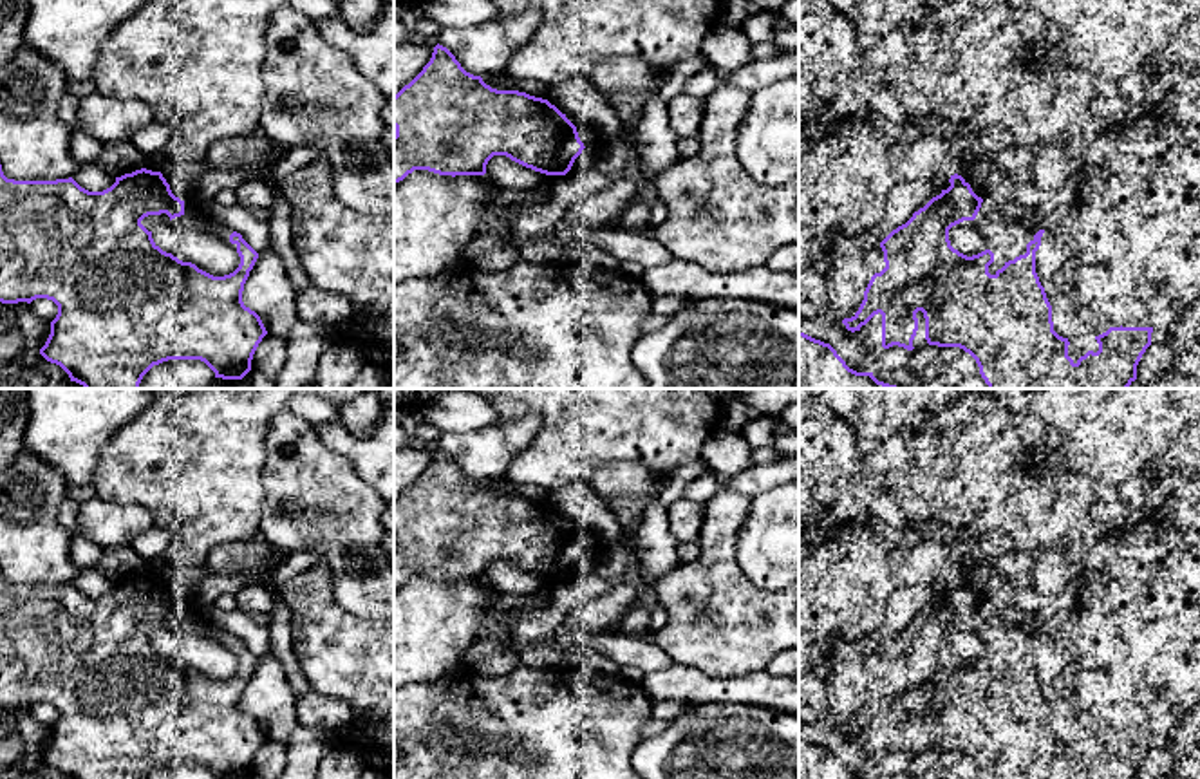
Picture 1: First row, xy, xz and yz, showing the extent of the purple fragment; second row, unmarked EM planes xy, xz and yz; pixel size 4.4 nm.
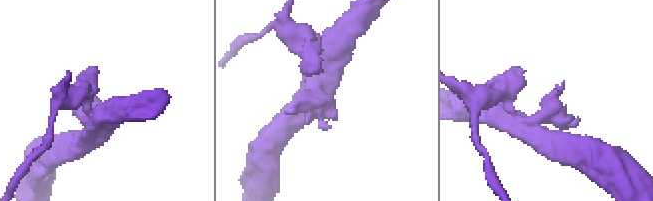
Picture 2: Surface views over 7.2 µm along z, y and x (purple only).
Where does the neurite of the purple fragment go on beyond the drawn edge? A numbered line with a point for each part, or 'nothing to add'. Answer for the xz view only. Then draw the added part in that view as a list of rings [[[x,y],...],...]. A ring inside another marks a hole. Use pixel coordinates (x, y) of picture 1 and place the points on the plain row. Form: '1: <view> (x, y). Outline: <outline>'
nothing to add

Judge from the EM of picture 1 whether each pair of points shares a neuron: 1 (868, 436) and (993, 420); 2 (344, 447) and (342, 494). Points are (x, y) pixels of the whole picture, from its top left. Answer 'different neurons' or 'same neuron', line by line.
1: different neurons
2: different neurons

